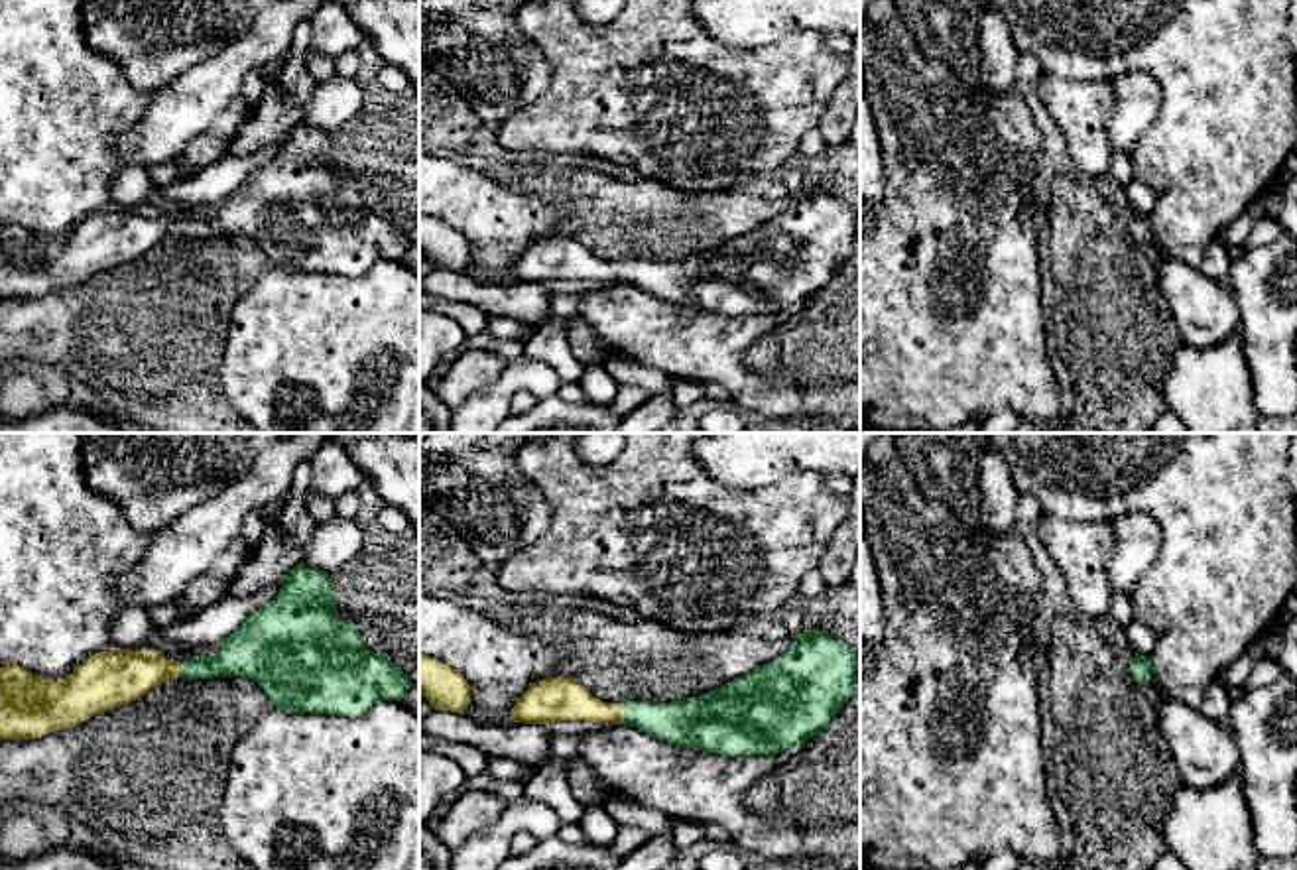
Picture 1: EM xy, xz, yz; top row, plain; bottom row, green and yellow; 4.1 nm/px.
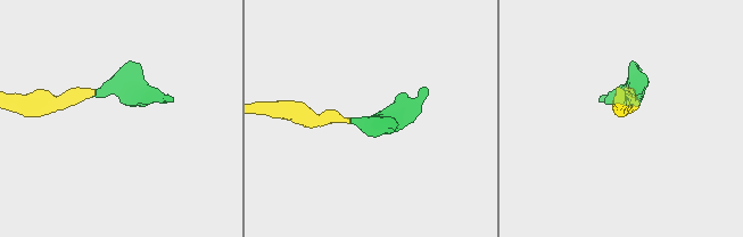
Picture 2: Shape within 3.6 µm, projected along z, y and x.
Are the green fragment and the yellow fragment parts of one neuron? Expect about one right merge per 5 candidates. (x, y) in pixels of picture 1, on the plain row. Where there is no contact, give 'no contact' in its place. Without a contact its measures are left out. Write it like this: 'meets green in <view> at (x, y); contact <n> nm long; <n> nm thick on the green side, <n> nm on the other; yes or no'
meets green in xz at (624, 272); contact 90 nm long; 190 nm thick on the green side, 180 nm on the other; yes

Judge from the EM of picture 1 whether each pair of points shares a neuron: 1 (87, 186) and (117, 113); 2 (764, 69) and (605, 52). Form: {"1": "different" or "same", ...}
{"1": "same", "2": "same"}

